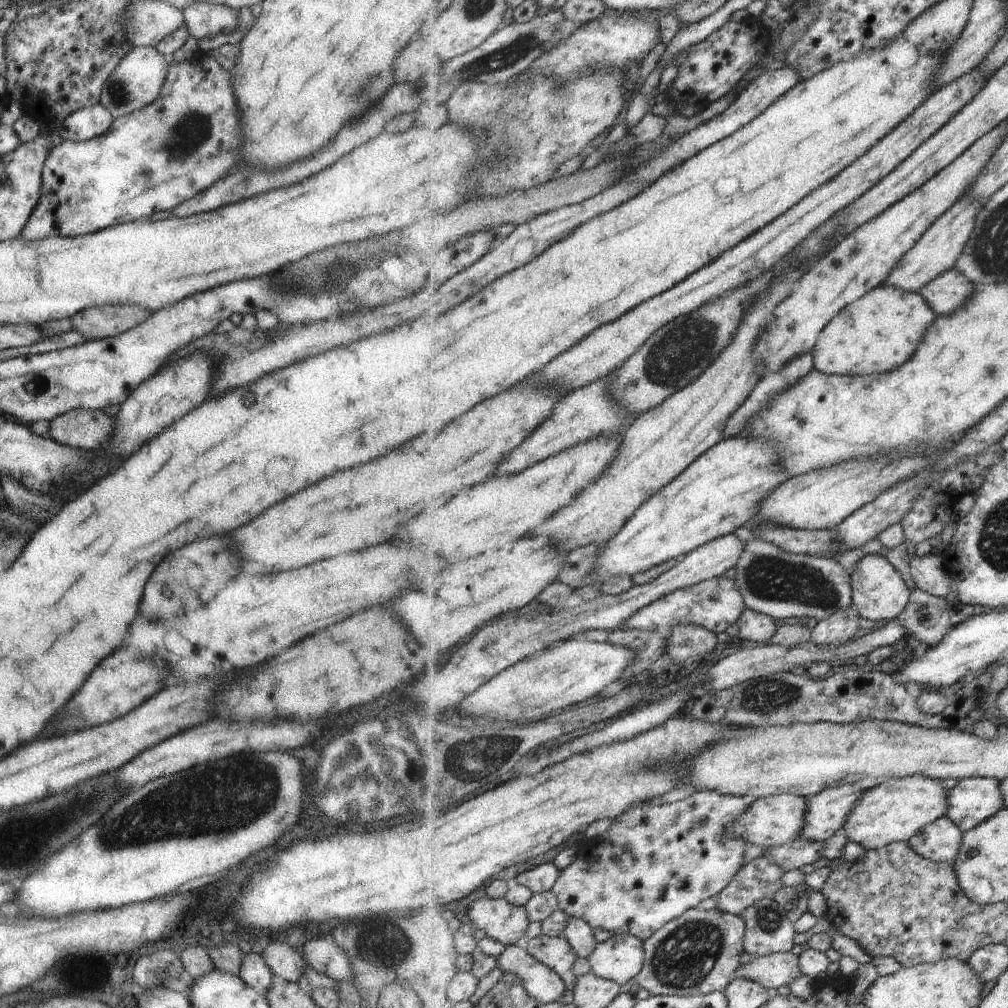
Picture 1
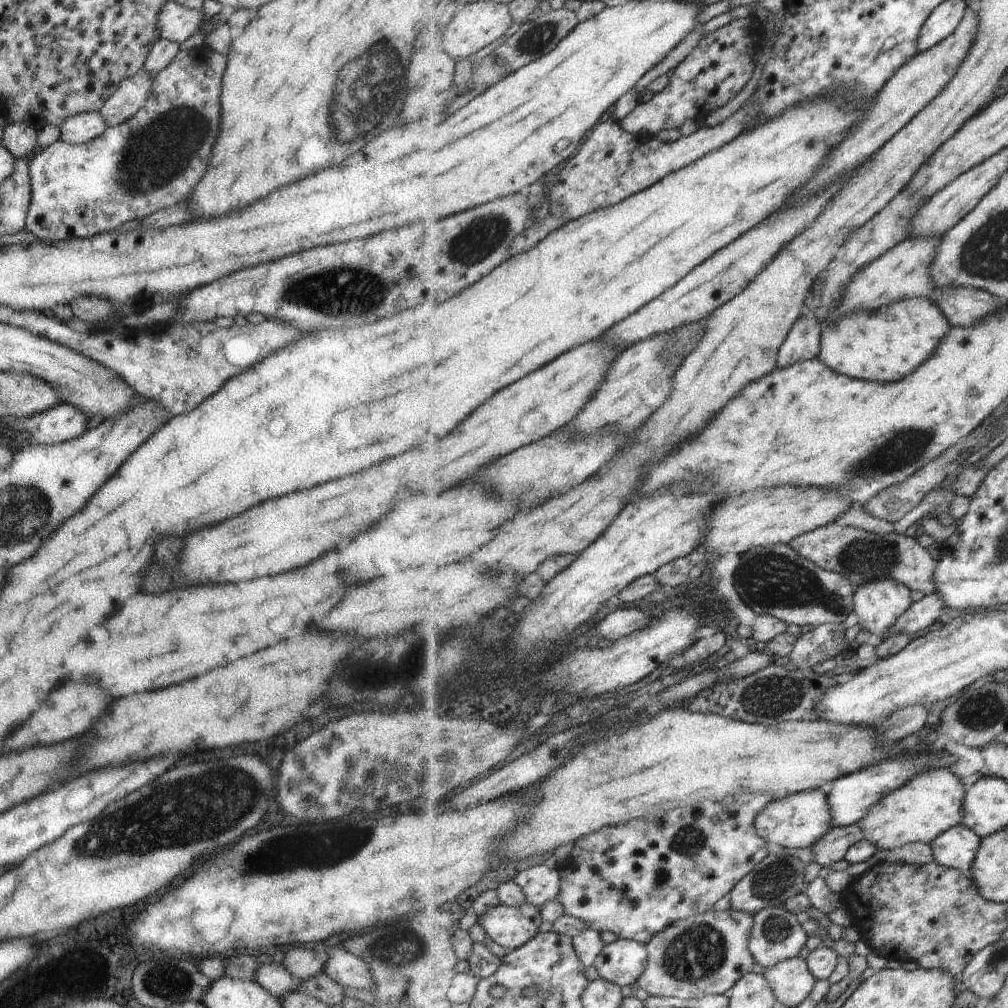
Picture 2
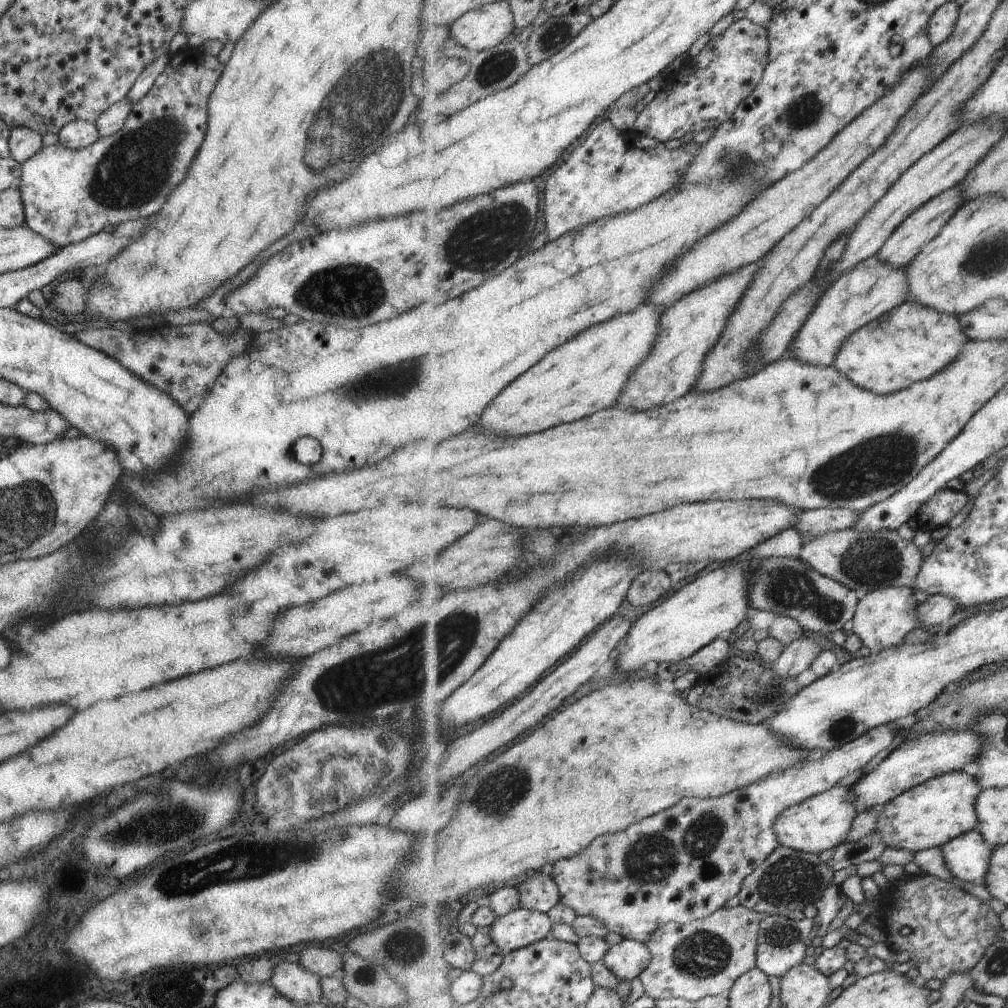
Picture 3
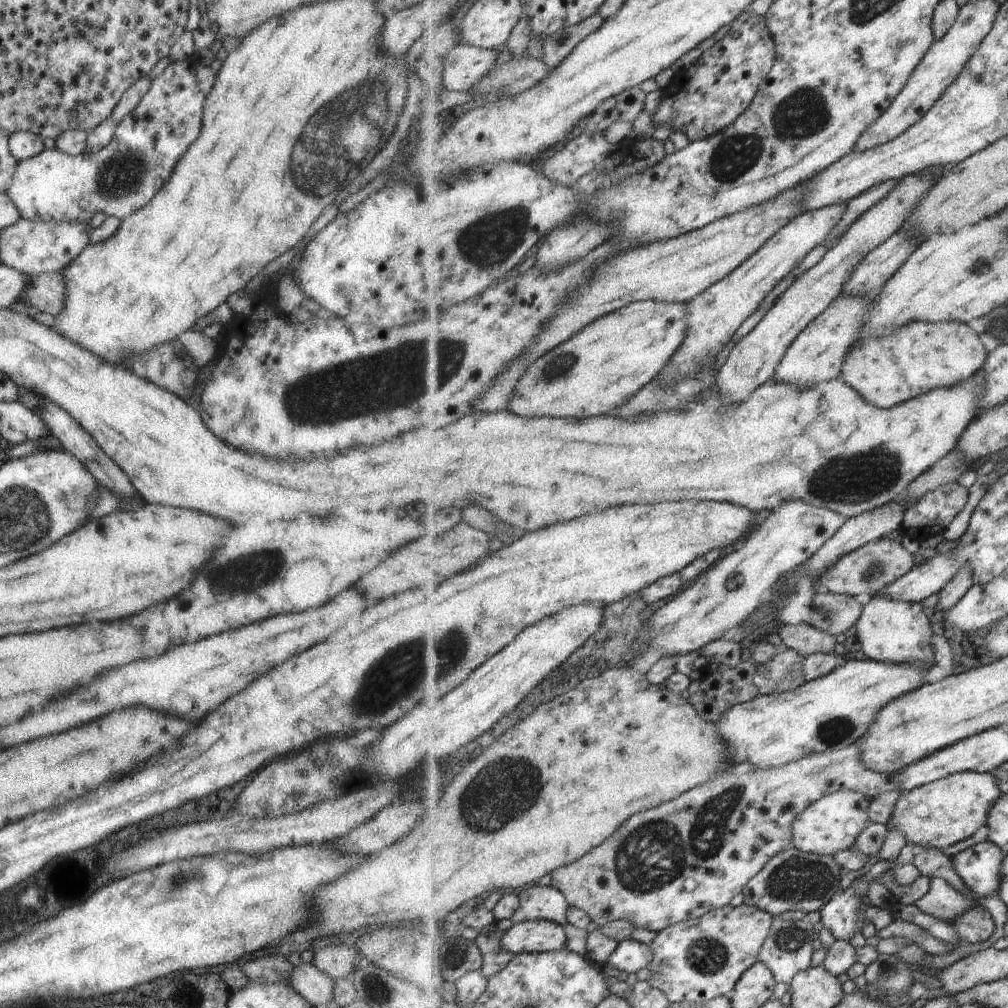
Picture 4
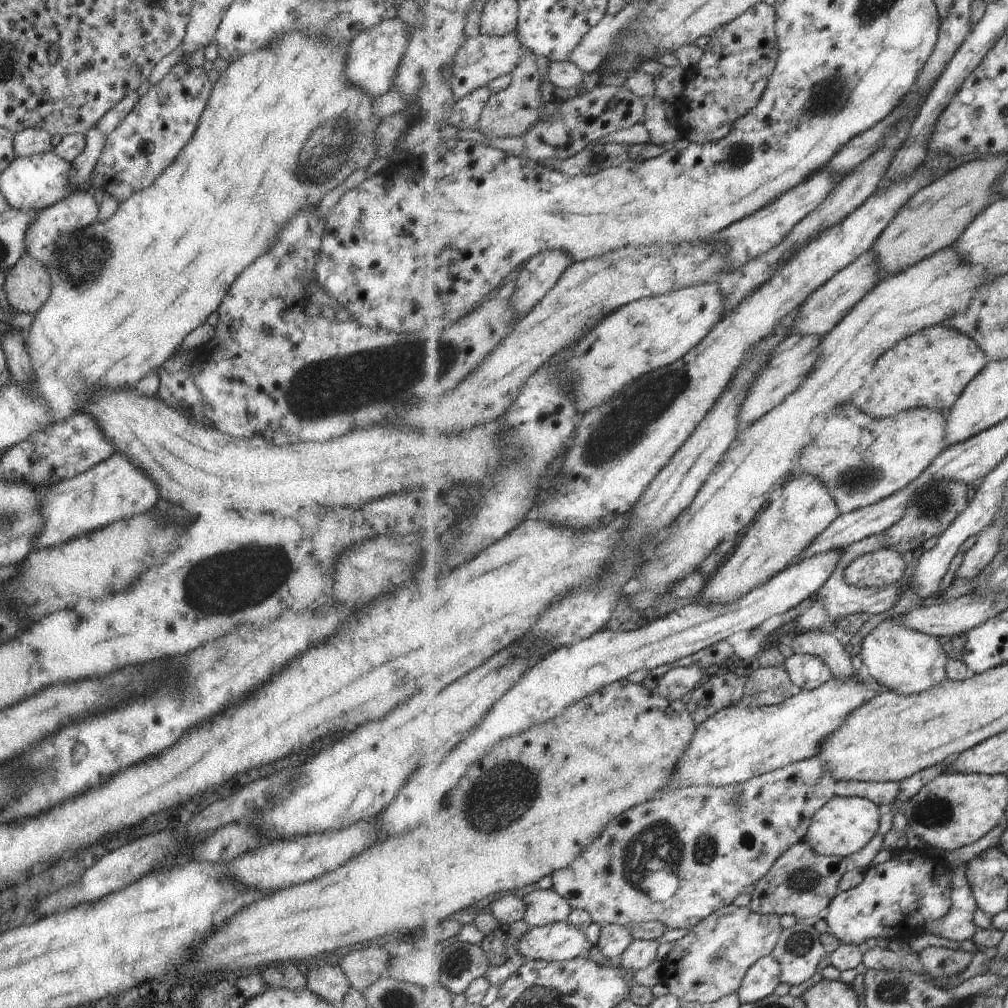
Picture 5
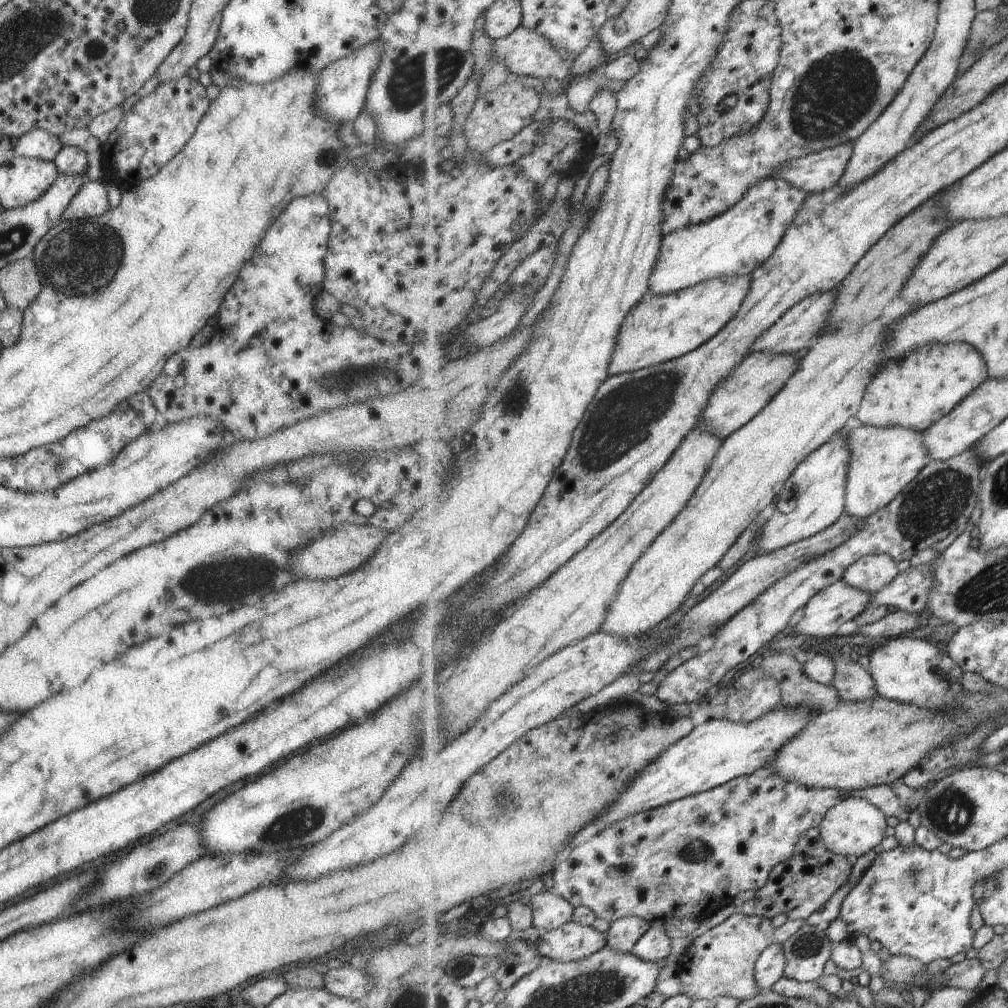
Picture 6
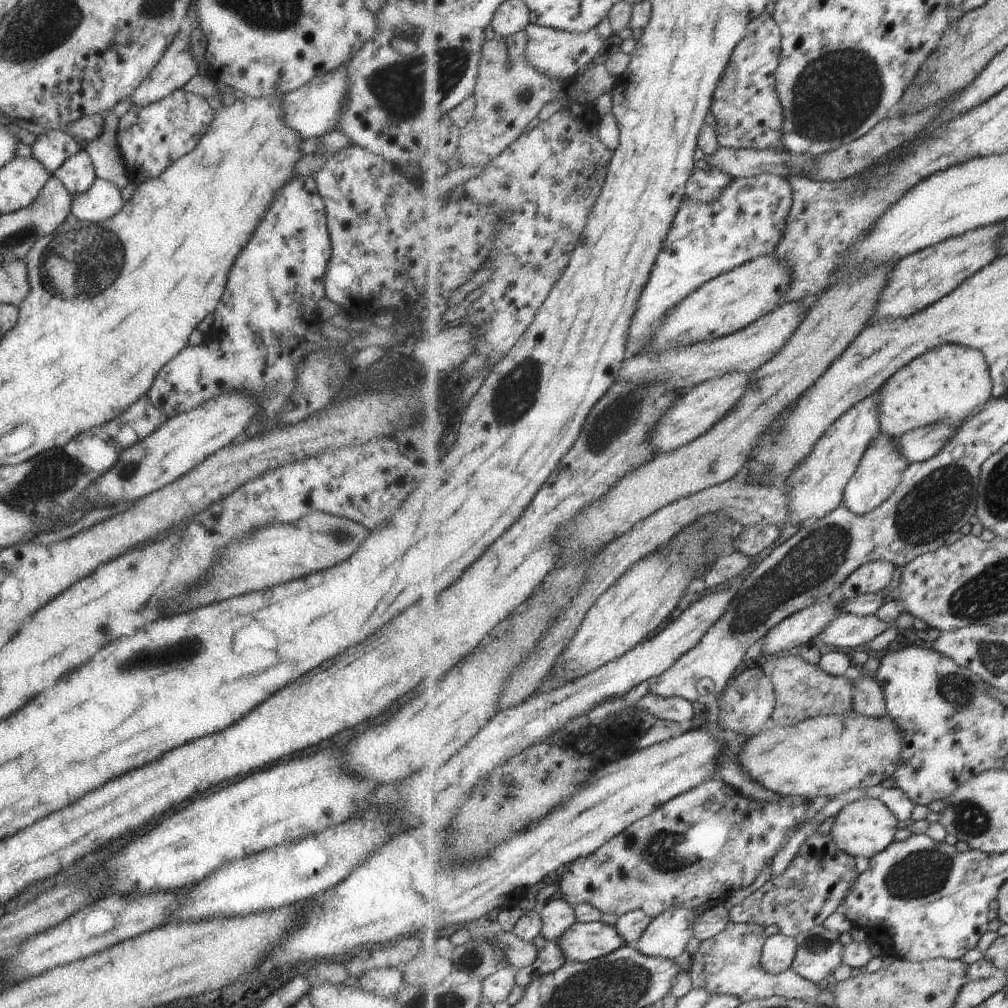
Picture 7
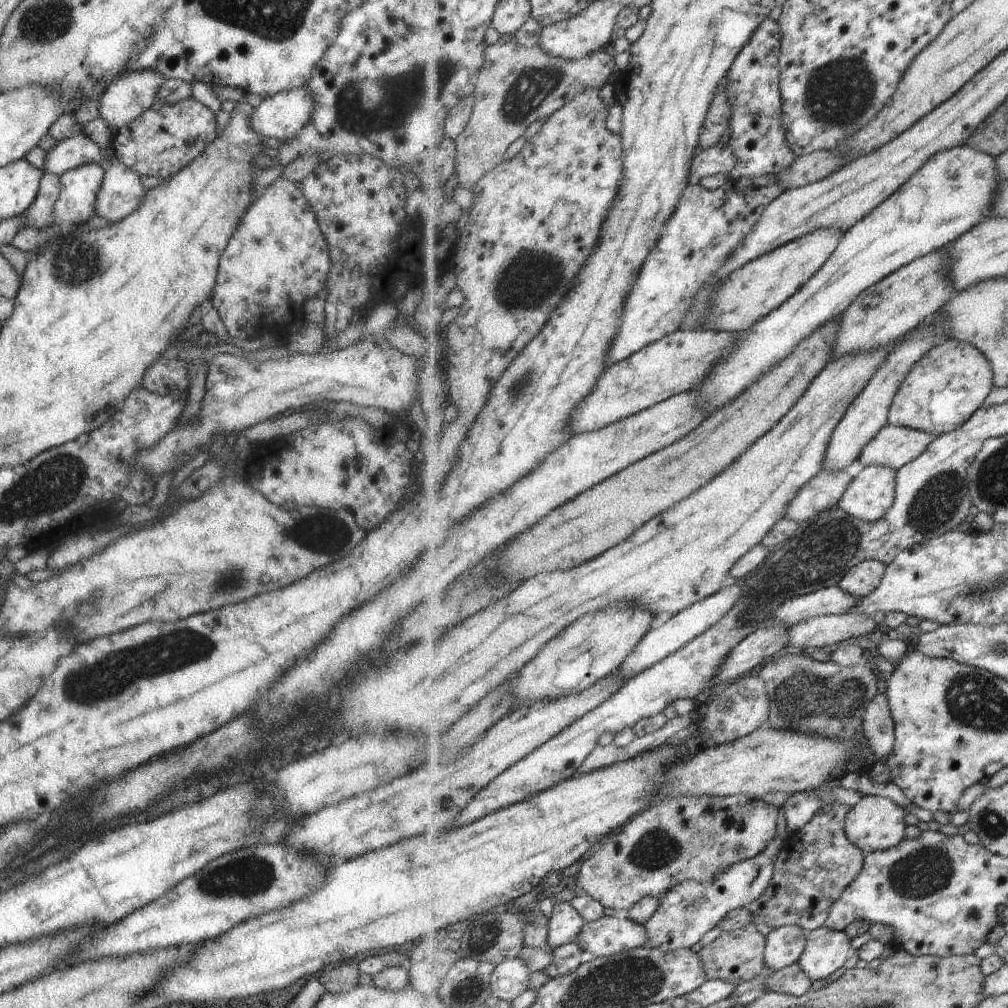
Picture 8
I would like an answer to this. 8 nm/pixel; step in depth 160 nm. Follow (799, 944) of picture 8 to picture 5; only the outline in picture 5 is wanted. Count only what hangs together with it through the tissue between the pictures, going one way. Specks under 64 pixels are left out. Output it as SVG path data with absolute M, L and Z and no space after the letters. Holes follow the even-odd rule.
M771 954L760 958L745 975L738 995L742 1004L756 1003L773 995L779 986L782 968L780 962Z

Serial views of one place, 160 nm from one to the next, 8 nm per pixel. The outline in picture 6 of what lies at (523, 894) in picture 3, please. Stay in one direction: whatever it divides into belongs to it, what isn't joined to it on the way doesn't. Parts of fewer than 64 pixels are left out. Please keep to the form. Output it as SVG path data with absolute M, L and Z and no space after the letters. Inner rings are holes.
M552 889L533 894L529 906L534 912L534 926L541 931L563 927L572 920L576 908Z

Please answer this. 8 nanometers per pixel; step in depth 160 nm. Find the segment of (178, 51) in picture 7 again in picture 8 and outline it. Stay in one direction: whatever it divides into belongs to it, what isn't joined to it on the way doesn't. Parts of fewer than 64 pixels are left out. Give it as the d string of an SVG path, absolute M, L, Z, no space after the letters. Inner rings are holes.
M141 69L121 74L98 96L99 114L115 132L139 116L156 100L157 89L166 78L153 69Z

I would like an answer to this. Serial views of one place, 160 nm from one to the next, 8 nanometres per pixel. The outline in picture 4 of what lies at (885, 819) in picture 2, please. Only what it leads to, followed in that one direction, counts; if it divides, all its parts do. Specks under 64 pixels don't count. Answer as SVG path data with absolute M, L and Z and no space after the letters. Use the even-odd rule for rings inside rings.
M961 772L937 782L905 791L895 806L888 828L901 828L913 845L946 849L988 826L993 806L1001 798L997 778L992 773Z

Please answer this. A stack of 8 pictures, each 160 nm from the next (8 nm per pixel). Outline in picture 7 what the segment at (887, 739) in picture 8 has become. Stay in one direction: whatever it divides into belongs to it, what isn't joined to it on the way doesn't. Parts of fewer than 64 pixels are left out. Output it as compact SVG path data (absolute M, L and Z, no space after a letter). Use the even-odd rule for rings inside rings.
M859 674L852 680L854 710L868 717L881 718L888 714L888 704L882 686L875 678Z

